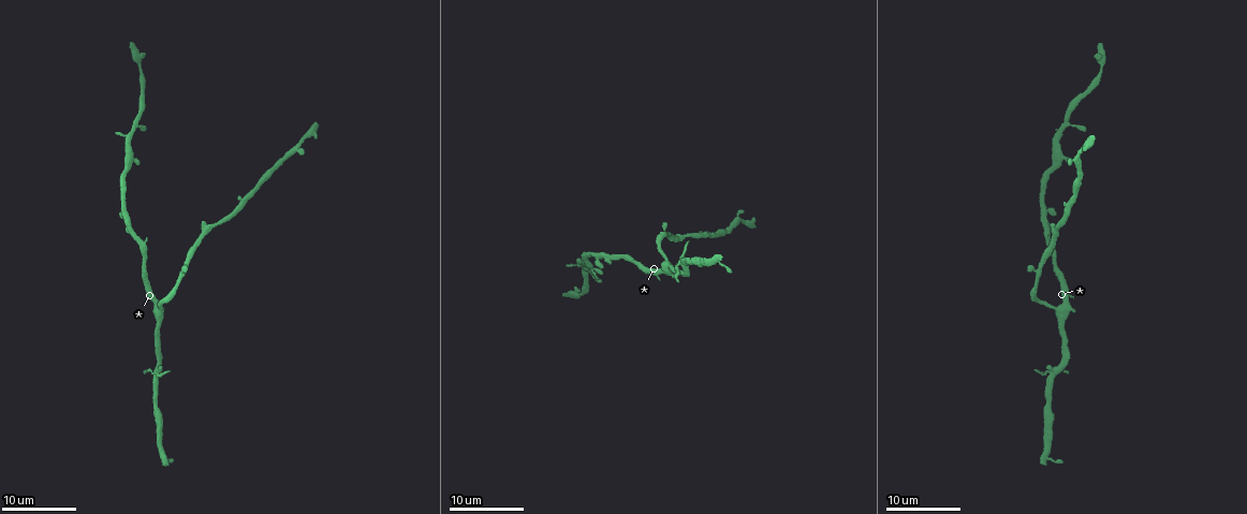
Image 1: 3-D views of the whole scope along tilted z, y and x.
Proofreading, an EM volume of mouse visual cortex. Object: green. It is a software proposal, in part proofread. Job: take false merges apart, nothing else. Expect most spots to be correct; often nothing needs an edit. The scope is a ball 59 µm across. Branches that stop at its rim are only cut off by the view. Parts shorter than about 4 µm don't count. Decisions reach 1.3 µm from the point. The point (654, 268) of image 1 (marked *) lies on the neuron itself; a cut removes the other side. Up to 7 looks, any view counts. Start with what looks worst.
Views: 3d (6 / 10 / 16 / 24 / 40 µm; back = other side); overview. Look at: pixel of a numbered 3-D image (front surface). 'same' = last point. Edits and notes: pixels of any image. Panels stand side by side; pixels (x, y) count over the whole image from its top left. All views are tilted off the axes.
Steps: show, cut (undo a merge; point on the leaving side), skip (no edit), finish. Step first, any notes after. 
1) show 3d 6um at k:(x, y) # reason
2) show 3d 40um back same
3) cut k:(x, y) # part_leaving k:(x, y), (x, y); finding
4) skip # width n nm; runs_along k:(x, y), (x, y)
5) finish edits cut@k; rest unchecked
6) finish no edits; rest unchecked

show 3d 10um at 1:(666, 259)

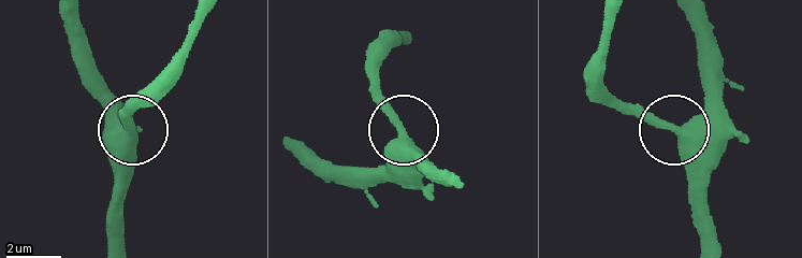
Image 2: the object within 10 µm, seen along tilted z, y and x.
show 3d 10um back at 2:(405, 140) # other side

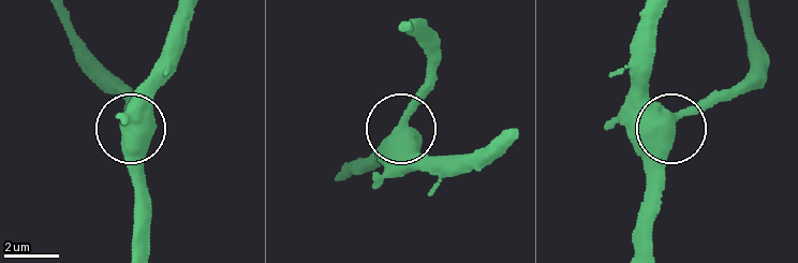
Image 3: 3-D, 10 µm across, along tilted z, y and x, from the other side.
skip # all the same neuron

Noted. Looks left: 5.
show 3d 6um at 1:(1080, 159) # side arm on a straight run

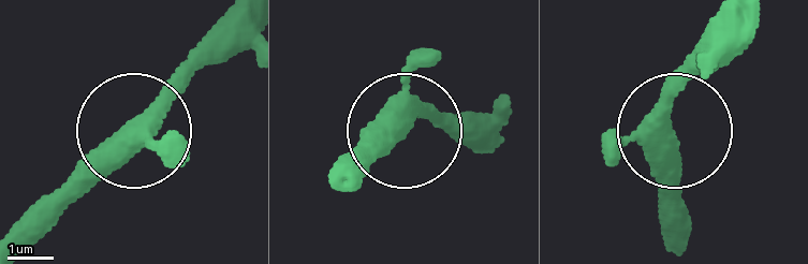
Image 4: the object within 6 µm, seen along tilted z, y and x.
skip # runs_along 4:(675, 224), (675, 107), (705, 25); continuous, no second neuron

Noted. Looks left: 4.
show 3d 6um at 1:(159, 423) # sudden change in width

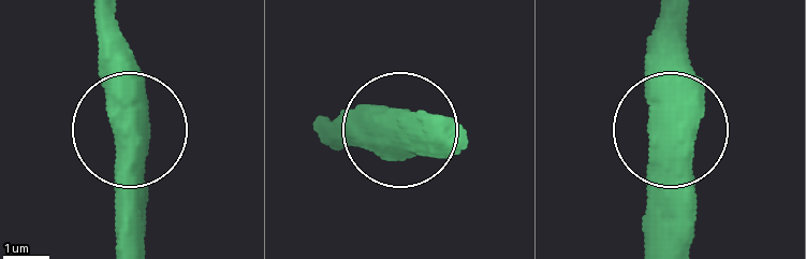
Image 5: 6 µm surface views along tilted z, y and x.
skip # runs_along 5:(682, 12), (664, 244); continuous, no second neuron

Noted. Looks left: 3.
show 3d 10um at 1:(209, 230) # thin arm on a thick one

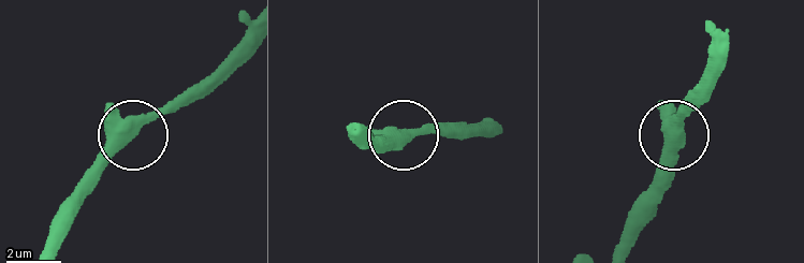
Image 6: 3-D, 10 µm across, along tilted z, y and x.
skip # width 450 nm; runs_along 6:(44, 250), (93, 178), (189, 88); continuous, no second neuron

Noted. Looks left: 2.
finish no edits; rest unchecked

